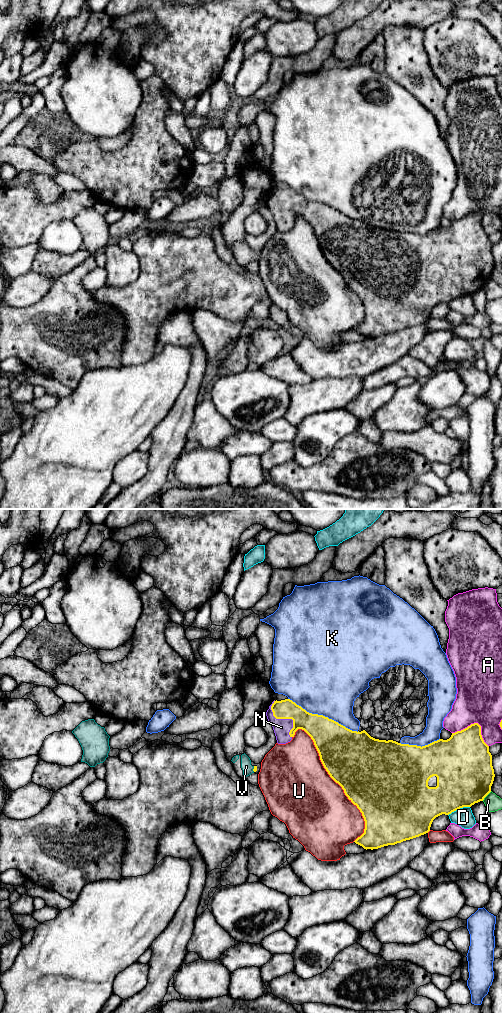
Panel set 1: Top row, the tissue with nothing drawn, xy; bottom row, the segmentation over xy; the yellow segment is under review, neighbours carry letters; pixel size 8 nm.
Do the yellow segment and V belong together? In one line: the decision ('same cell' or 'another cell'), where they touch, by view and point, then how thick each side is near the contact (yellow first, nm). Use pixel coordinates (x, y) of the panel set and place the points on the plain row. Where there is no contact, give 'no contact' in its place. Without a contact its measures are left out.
same cell; meets yellow in xy at (253, 257); 30 nm thick on the yellow side, 90 nm on the other

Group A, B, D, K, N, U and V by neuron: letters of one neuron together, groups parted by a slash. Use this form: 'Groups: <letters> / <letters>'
Groups: A / B / D / K / N V / U

